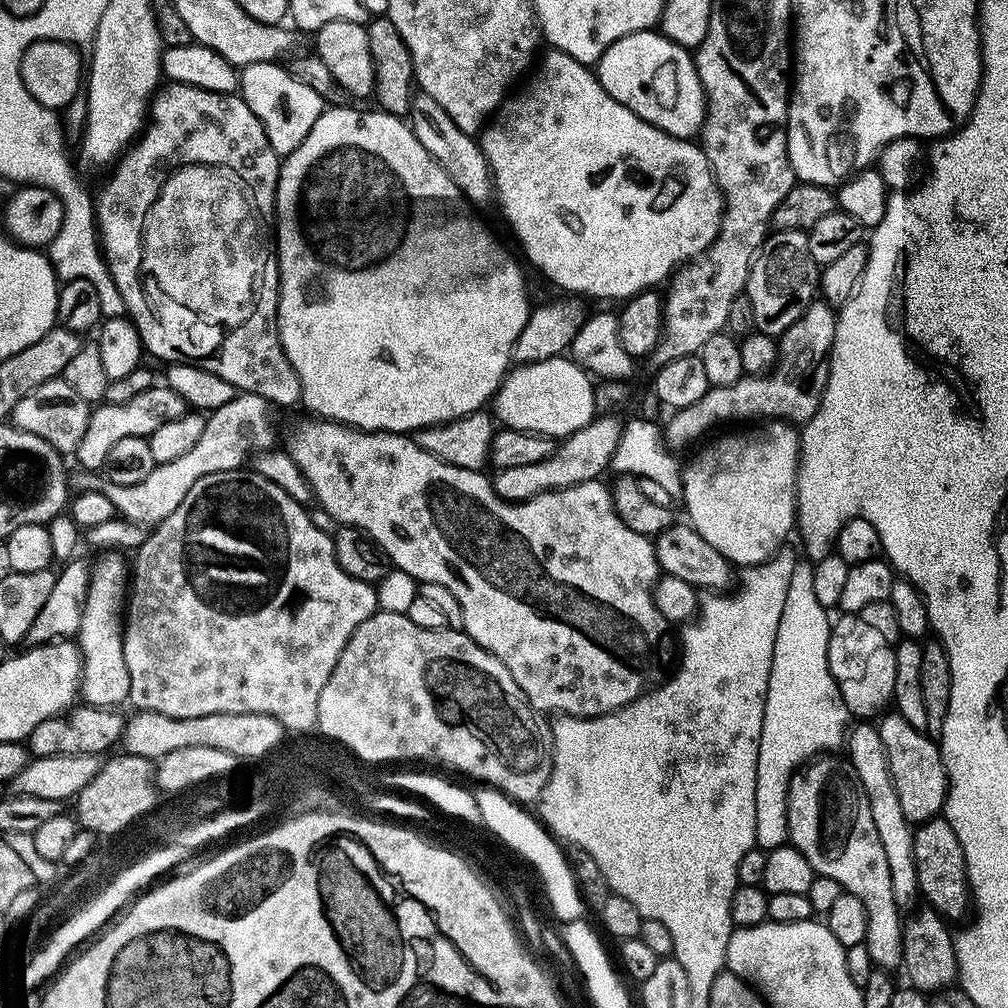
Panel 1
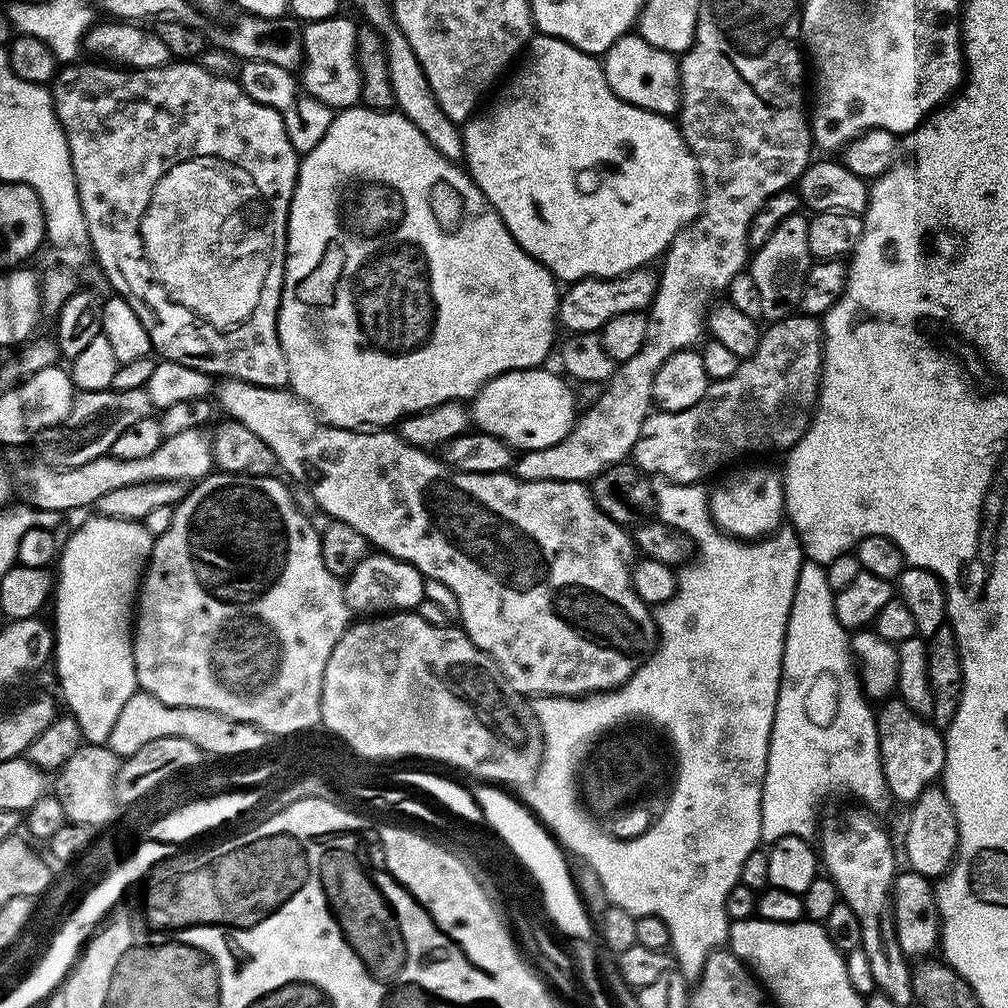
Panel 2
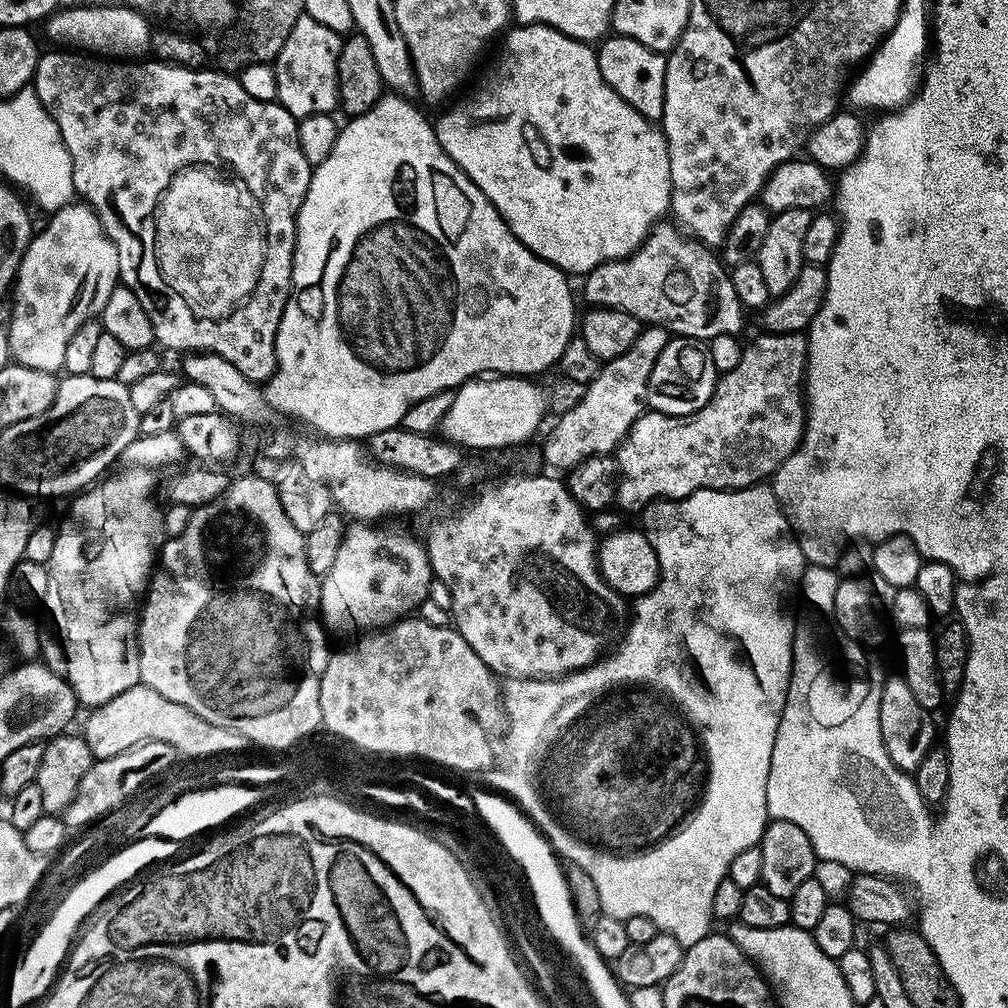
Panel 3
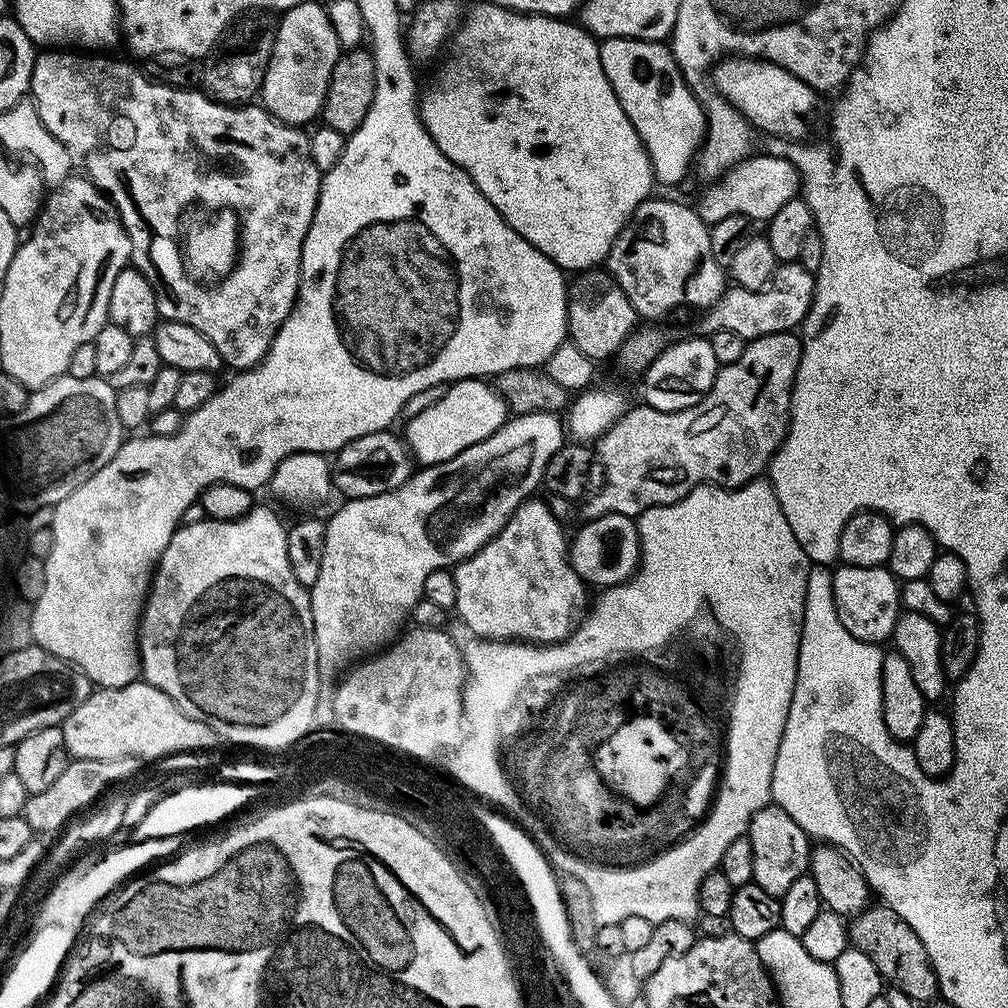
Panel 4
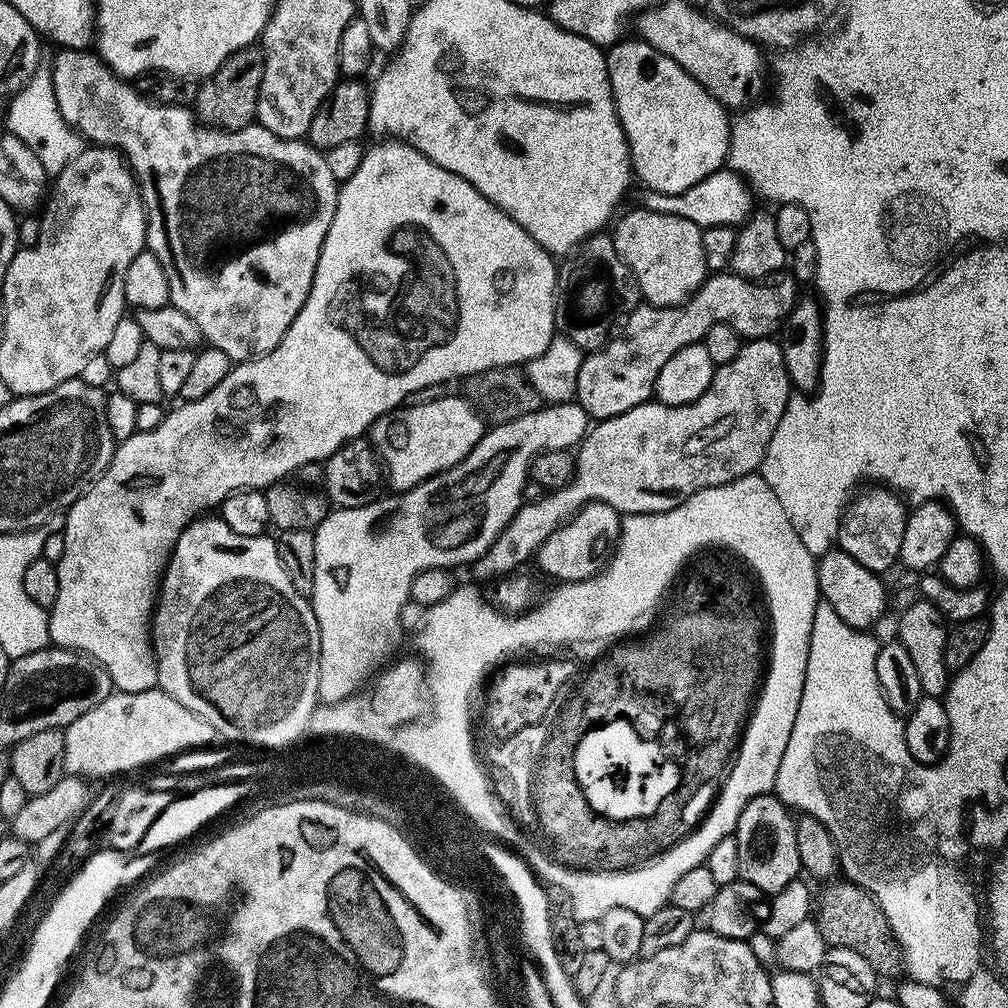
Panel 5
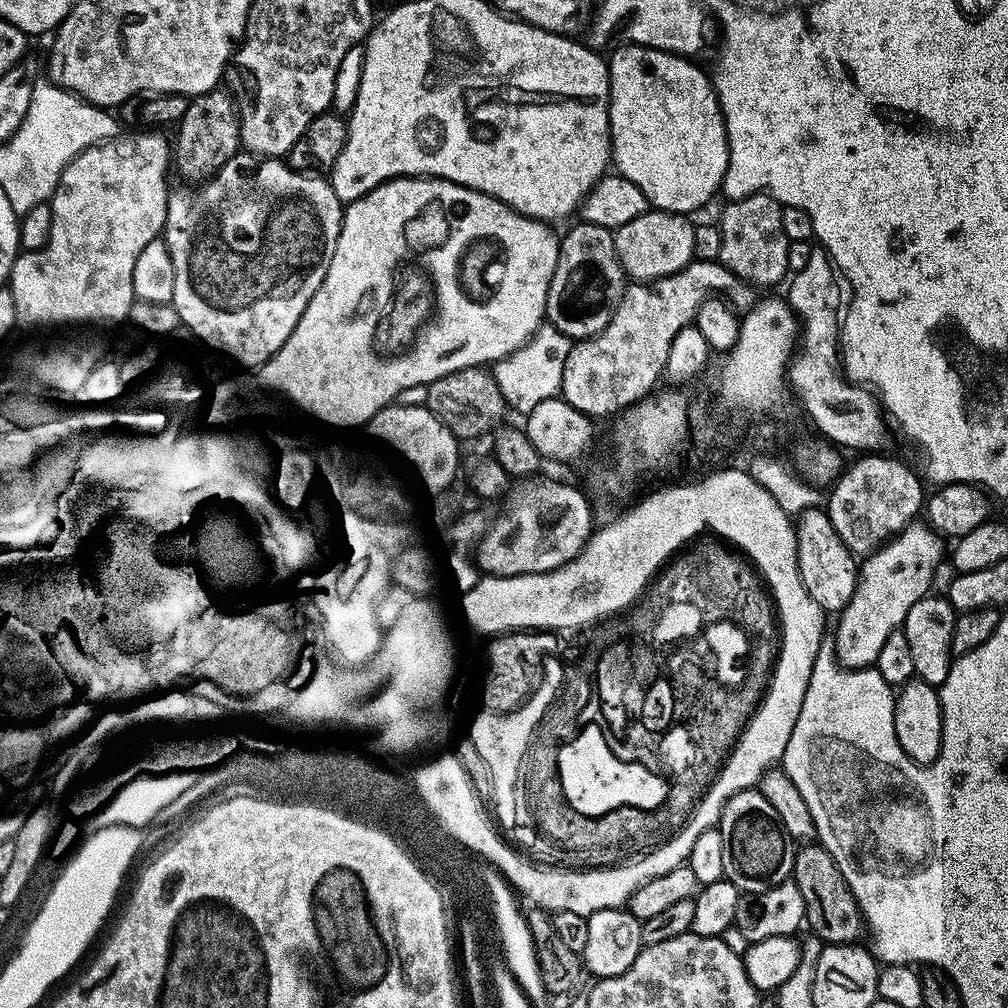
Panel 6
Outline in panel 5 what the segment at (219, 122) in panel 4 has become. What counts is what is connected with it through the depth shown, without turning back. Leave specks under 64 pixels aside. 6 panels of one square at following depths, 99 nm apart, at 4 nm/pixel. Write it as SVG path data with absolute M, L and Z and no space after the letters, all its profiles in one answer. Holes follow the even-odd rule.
M60 48L57 53L57 56L50 61L50 67L54 98L58 102L58 110L62 114L62 118L70 127L75 128L85 141L96 146L115 148L124 157L128 167L132 169L141 197L148 198L144 200L144 215L148 218L144 239L147 247L158 258L158 262L162 262L162 270L168 279L169 301L176 306L183 303L185 312L190 314L190 318L194 318L194 322L198 322L201 337L211 347L225 352L233 362L243 362L257 356L265 356L267 352L274 350L278 346L278 342L282 342L286 330L294 322L298 310L302 310L302 306L310 294L310 286L314 282L314 270L318 266L318 258L322 254L322 242L330 230L332 214L329 203L326 204L326 196L333 193L333 183L336 180L334 174L330 174L327 155L320 149L313 148L303 139L287 140L281 136L270 134L270 130L266 130L261 124L255 122L233 132L207 127L197 120L196 113L191 107L183 108L177 104L162 104L153 102L147 95L144 95L145 97L139 96L128 85L131 83L111 72L95 51ZM156 188L160 191L160 200L150 200L148 196L154 195ZM220 204L232 204L233 212L223 212L220 209Z

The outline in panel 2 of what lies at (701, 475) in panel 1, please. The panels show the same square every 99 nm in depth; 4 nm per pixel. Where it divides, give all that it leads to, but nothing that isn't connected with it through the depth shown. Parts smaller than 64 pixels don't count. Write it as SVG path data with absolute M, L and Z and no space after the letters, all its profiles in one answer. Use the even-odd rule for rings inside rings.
M750 468L748 470L742 470L734 473L730 479L722 481L716 488L713 487L711 494L709 495L709 508L712 514L712 520L721 528L721 531L726 532L729 535L735 536L737 539L756 540L770 533L774 532L776 528L781 525L784 518L784 484L783 477L776 471L776 473L768 468Z

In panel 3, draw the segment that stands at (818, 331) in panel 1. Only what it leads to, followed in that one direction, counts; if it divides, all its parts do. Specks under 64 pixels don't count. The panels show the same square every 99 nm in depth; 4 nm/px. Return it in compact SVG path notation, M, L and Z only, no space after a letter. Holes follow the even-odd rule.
M764 332L757 340L744 344L742 362L717 379L714 394L702 410L690 417L645 411L614 453L618 473L615 503L621 504L619 507L627 513L635 508L647 509L654 500L681 500L703 488L751 488L775 476L780 464L794 454L804 436L804 370L807 367L808 338L804 332Z

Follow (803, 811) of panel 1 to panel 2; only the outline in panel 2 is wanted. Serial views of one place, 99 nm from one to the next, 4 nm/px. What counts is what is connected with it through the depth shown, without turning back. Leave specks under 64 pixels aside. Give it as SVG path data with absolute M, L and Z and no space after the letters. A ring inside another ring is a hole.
M851 806L852 808L844 808L841 812L832 812L828 817L823 817L822 823L818 828L818 856L822 861L823 871L826 873L828 879L834 882L834 886L840 891L841 901L854 912L854 917L858 918L858 924L861 927L861 940L859 947L866 954L866 958L870 965L870 970L876 983L876 991L886 994L886 998L890 998L890 1002L894 1002L897 1006L904 1006L904 1004L911 1005L912 998L912 971L910 969L909 957L905 956L902 946L898 946L898 938L896 937L896 922L892 919L892 882L898 875L898 867L896 868L896 856L892 853L892 844L888 841L888 836L884 833L884 828L879 824L877 817L873 813L865 810L860 806Z

